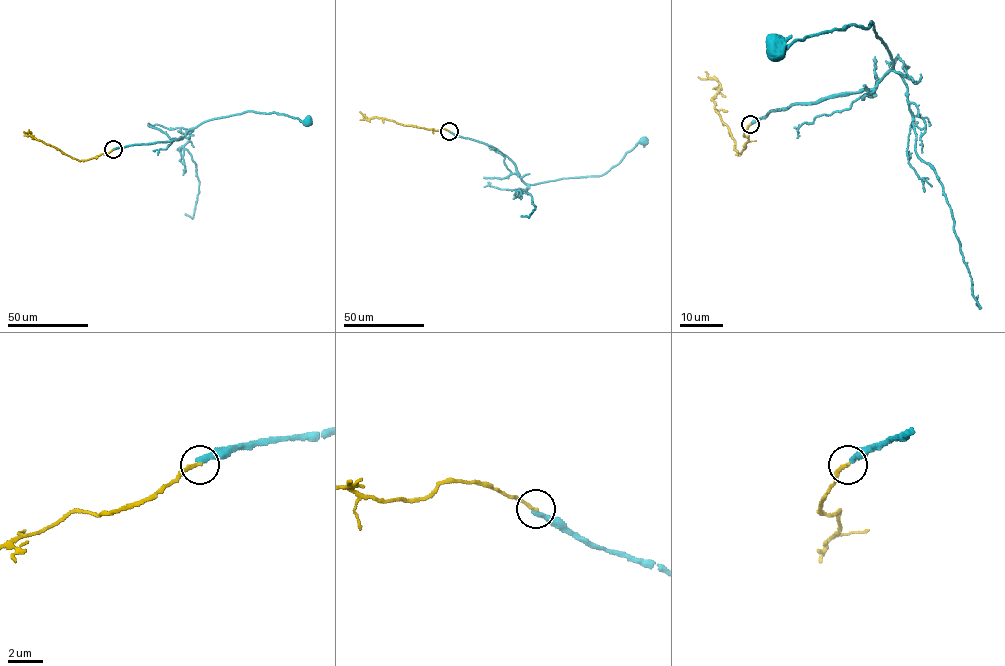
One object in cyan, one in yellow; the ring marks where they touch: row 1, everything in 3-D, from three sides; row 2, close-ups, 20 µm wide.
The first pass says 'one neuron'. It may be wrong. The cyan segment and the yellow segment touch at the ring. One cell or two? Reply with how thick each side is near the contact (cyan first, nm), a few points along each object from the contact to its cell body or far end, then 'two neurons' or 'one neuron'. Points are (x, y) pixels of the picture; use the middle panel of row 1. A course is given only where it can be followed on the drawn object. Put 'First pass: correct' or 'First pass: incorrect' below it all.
320 nm thick on the cyan side, 180 nm on the other; cyan runs (449, 131), (496, 148), (514, 164), (521, 179), (530, 185), (601, 176), (643, 140); yellow runs (449, 131), (403, 125), (377, 117), (367, 119), (359, 111); two neurons
First pass: incorrect

